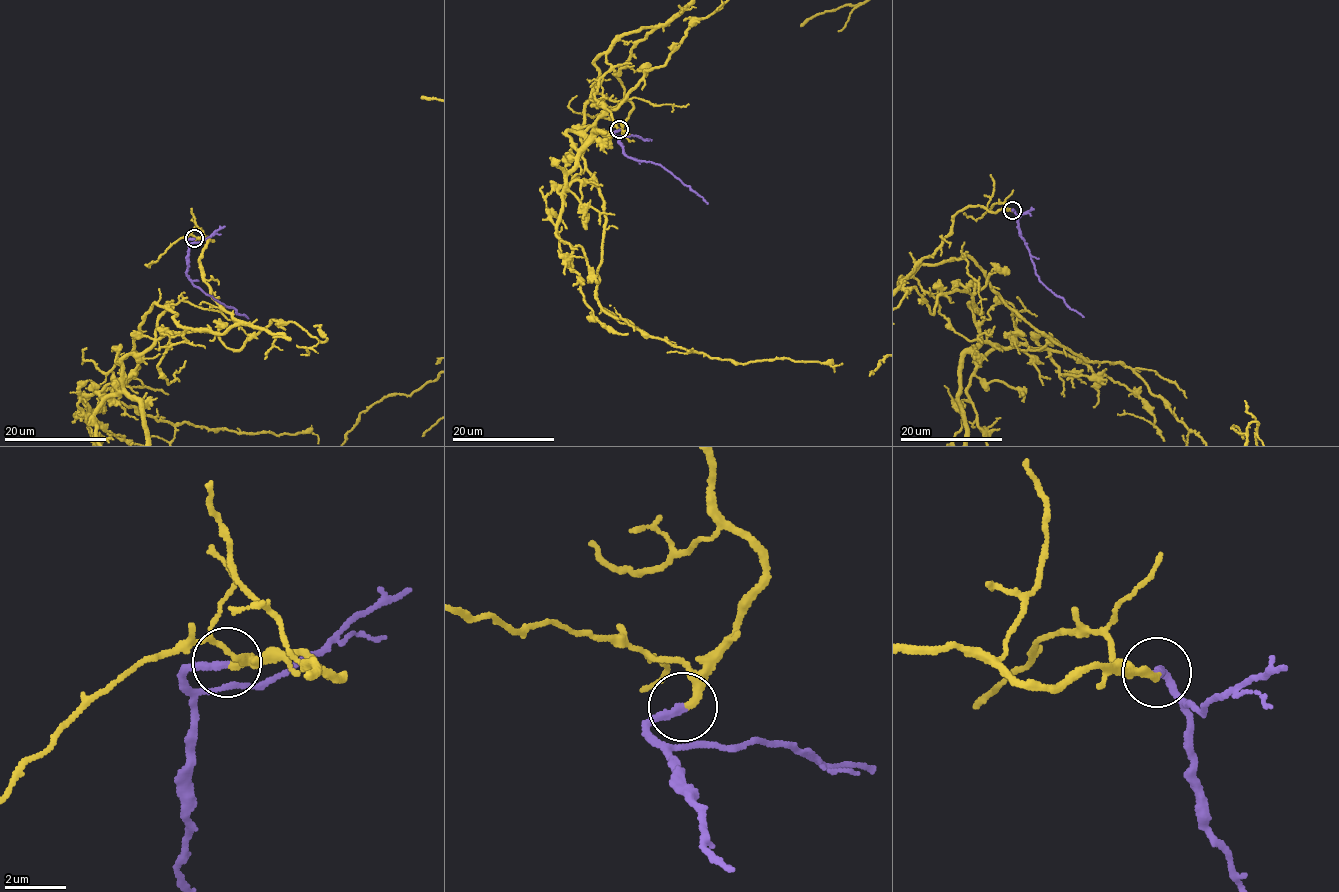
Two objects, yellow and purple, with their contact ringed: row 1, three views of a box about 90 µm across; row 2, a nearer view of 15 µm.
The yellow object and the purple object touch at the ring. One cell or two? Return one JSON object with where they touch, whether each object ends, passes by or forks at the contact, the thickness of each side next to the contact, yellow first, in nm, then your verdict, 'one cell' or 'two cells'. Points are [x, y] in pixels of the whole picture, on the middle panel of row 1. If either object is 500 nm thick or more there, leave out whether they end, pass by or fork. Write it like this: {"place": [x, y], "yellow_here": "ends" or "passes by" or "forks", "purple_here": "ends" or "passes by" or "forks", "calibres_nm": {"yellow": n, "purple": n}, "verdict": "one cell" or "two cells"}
{"place": [619, 129], "yellow_here": "ends", "purple_here": "ends", "calibres_nm": {"yellow": 280, "purple": 260}, "verdict": "one cell"}

